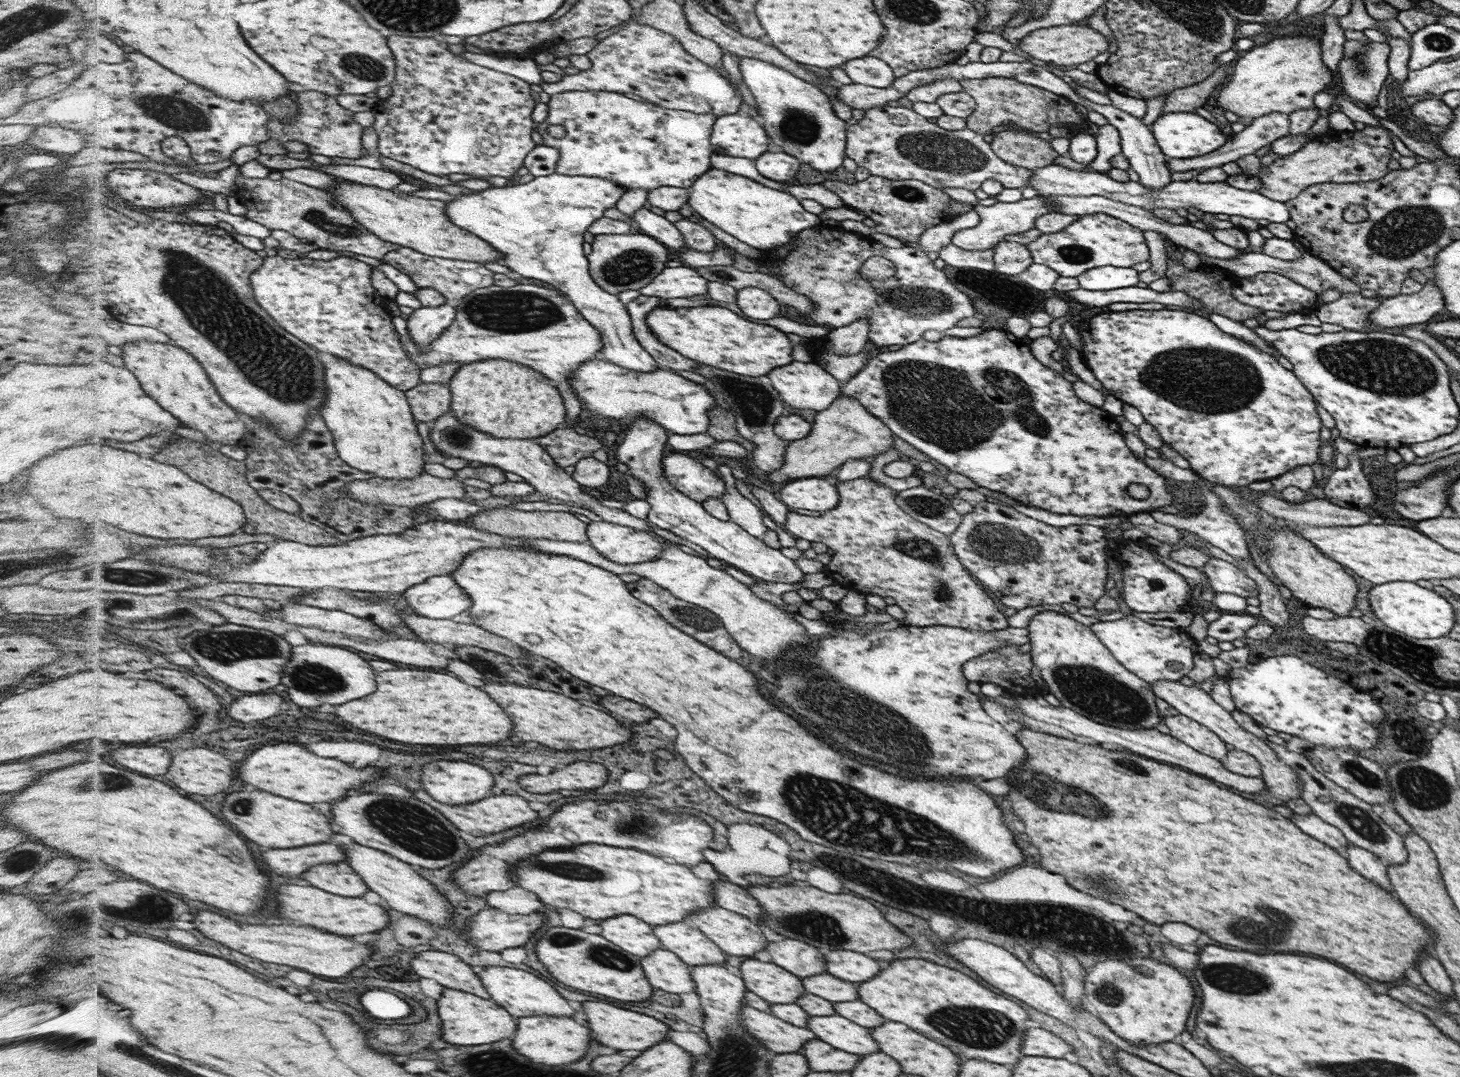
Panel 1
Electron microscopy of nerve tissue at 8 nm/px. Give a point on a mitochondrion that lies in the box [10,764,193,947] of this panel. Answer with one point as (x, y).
(149, 907)

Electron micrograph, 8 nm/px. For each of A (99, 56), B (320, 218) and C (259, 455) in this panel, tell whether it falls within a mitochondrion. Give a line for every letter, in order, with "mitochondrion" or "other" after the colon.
A: other
B: mitochondrion
C: other

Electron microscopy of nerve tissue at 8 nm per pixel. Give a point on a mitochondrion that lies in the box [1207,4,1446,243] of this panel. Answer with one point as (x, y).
(1360, 58)

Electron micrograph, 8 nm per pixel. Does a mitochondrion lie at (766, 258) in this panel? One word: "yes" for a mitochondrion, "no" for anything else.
no

